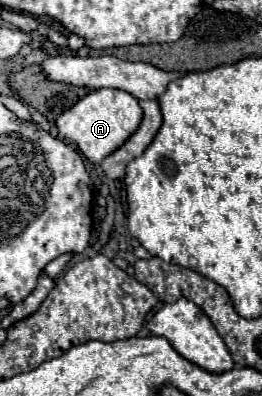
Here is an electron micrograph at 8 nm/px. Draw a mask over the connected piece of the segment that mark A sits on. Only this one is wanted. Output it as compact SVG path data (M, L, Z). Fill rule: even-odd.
M97 89L85 95L77 105L73 105L69 111L65 111L57 119L59 135L75 143L77 149L95 165L101 165L101 161L111 155L115 149L119 149L139 127L143 119L143 109L139 107L139 101L121 89Z

